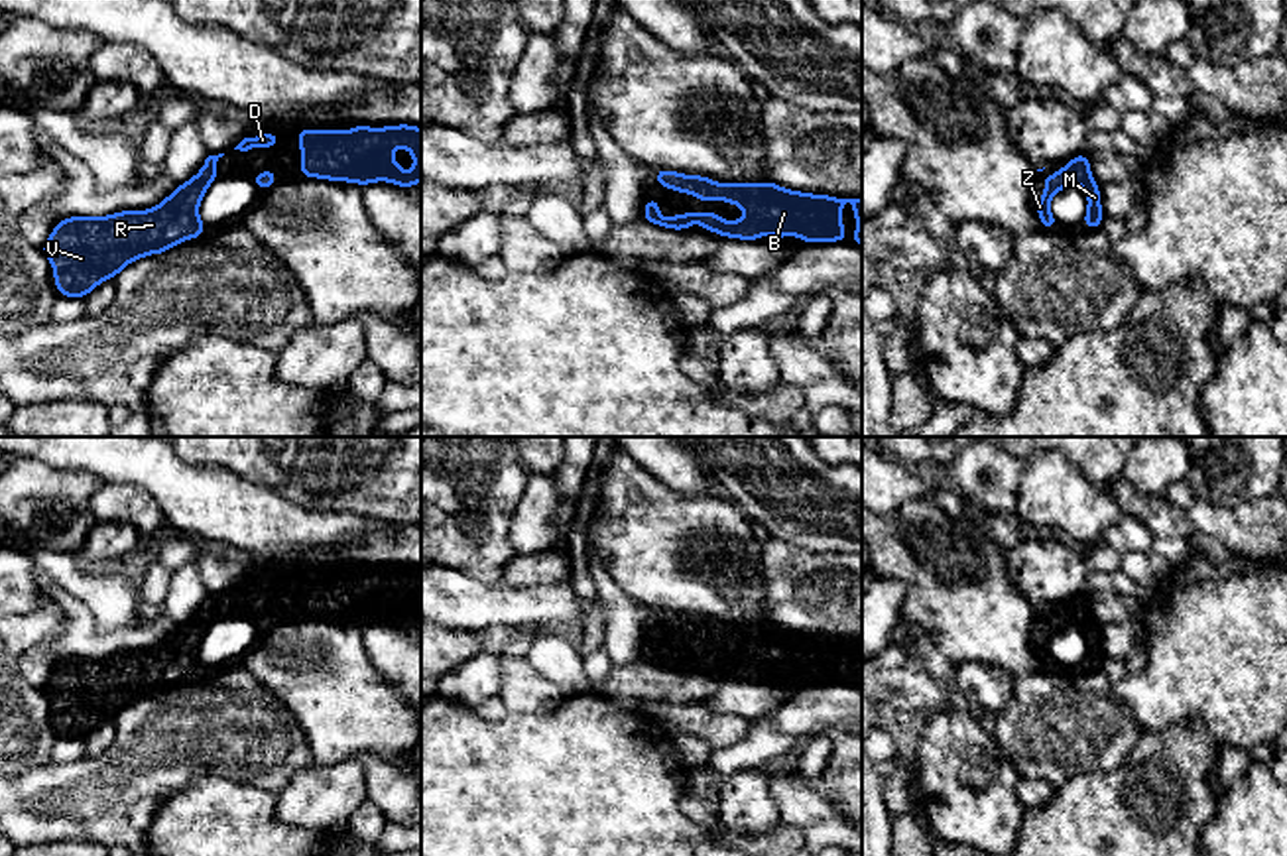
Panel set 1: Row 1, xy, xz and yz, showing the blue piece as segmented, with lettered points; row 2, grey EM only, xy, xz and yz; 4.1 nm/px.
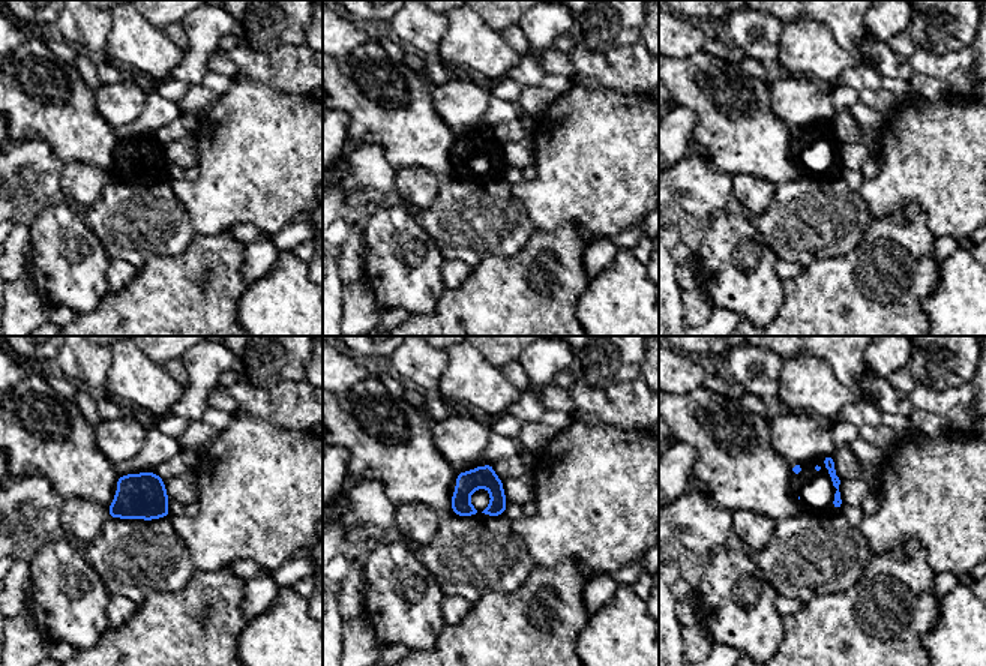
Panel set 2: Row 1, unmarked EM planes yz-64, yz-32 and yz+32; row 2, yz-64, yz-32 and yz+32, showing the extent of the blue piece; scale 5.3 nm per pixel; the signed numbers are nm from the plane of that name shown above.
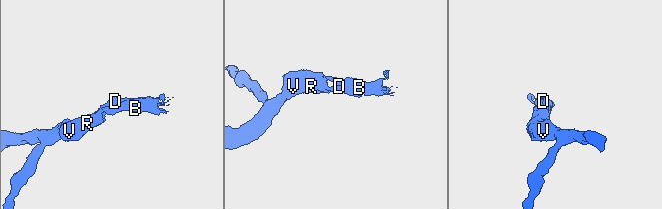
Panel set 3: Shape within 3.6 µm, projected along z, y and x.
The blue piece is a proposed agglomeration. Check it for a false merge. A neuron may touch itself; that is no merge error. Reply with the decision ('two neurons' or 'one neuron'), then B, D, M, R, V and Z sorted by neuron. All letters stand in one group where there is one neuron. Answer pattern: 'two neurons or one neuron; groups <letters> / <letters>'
one neuron; groups B D M R V Z

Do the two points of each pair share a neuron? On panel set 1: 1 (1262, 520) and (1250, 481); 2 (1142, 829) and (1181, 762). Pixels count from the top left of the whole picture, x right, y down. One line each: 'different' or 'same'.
1: different
2: same

